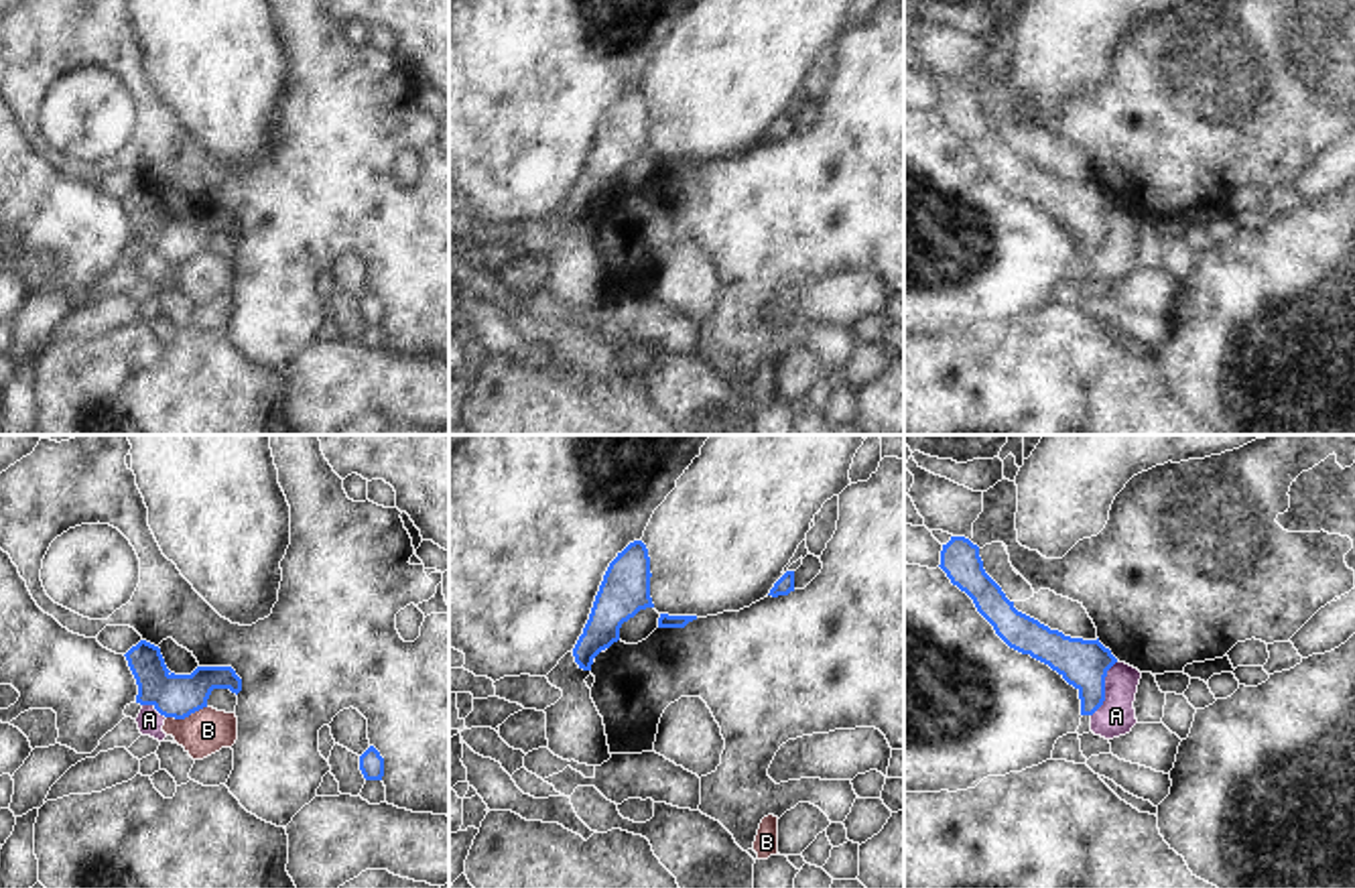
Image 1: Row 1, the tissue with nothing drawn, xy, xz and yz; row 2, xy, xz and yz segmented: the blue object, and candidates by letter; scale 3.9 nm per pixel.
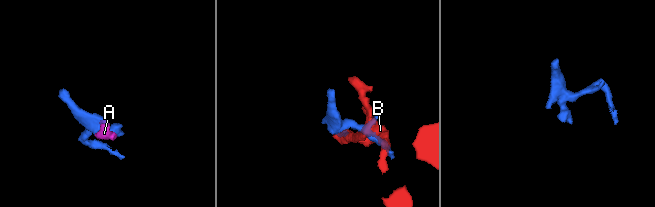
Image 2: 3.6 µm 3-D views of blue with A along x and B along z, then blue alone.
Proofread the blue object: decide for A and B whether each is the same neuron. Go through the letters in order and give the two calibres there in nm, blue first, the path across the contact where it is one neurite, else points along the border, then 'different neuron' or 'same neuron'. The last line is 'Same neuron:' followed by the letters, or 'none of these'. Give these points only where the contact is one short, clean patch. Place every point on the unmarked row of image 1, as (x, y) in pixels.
A: calibres 190 and 150 nm; border yz (1118, 206), (1106, 222), (1106, 244), (1091, 261); different neuron
B: calibres 180 and 180 nm; different neuron
Same neuron: none of these

